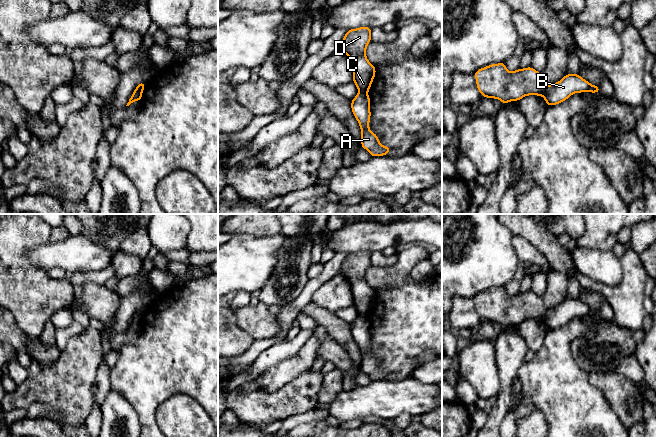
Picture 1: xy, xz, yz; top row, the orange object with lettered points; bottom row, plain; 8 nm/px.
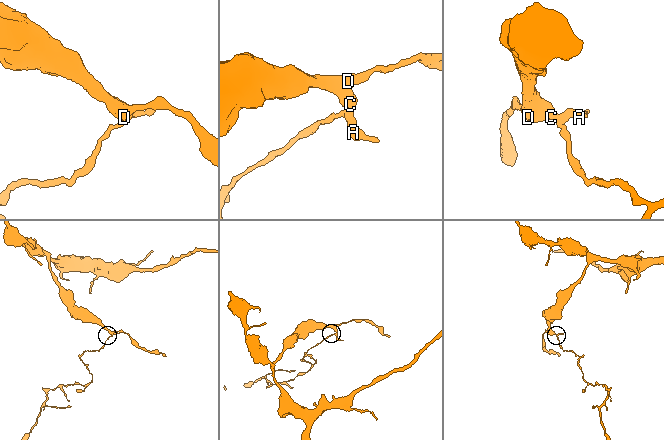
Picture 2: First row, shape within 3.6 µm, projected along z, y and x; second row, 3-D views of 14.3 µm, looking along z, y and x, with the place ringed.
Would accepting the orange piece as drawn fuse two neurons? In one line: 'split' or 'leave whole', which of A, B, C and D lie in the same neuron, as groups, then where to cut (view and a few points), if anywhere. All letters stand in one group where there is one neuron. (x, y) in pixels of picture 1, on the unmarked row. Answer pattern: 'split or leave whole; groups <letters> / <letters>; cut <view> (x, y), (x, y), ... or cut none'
split; groups A B / C D; cut yz (547, 310), (541, 318)

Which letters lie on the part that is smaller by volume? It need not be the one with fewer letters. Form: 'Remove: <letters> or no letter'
Remove: A, B

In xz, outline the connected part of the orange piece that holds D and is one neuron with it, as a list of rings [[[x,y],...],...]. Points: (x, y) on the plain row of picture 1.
[[[363,250],[347,254],[341,265],[340,274],[344,275],[351,286],[353,307],[358,315],[367,318],[376,298],[376,292],[366,281],[366,272],[371,266],[371,252]]]

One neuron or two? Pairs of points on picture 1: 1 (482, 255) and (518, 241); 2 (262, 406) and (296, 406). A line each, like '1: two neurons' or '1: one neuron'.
1: two neurons
2: one neuron

